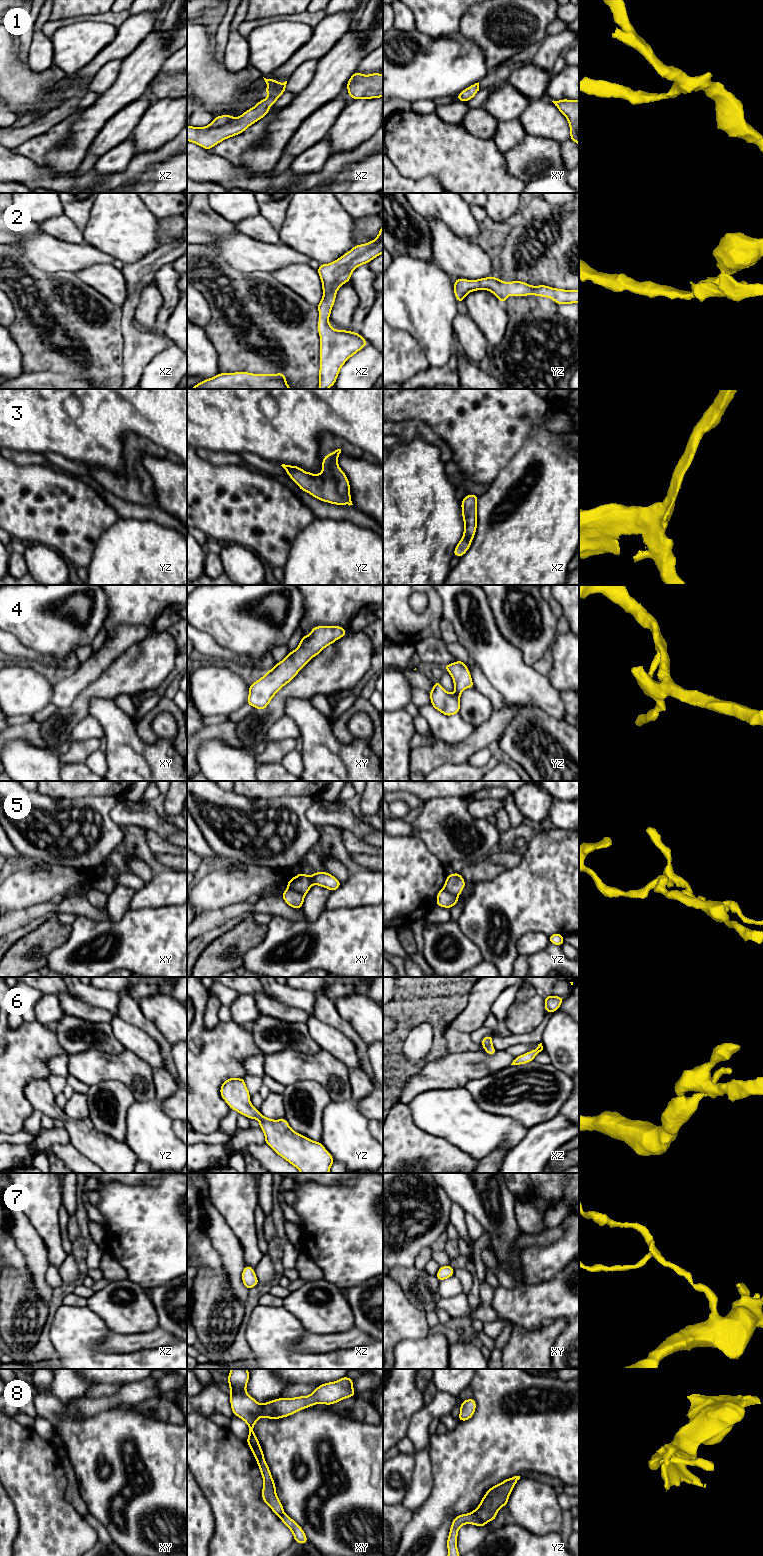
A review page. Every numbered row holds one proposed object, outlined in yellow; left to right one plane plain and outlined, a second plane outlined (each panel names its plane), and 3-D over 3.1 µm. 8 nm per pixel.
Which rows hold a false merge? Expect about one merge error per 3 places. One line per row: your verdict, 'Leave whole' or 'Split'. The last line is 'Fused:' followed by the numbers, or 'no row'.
1: Leave whole
2: Leave whole
3: Leave whole
4: Leave whole
5: Split
6: Leave whole
7: Leave whole
8: Split
Fused: 5, 8

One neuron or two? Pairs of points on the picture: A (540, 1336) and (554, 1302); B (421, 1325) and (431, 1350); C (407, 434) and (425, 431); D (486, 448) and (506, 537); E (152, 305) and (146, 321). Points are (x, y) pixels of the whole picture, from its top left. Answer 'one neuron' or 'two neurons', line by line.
A: two neurons
B: two neurons
C: one neuron
D: two neurons
E: one neuron

